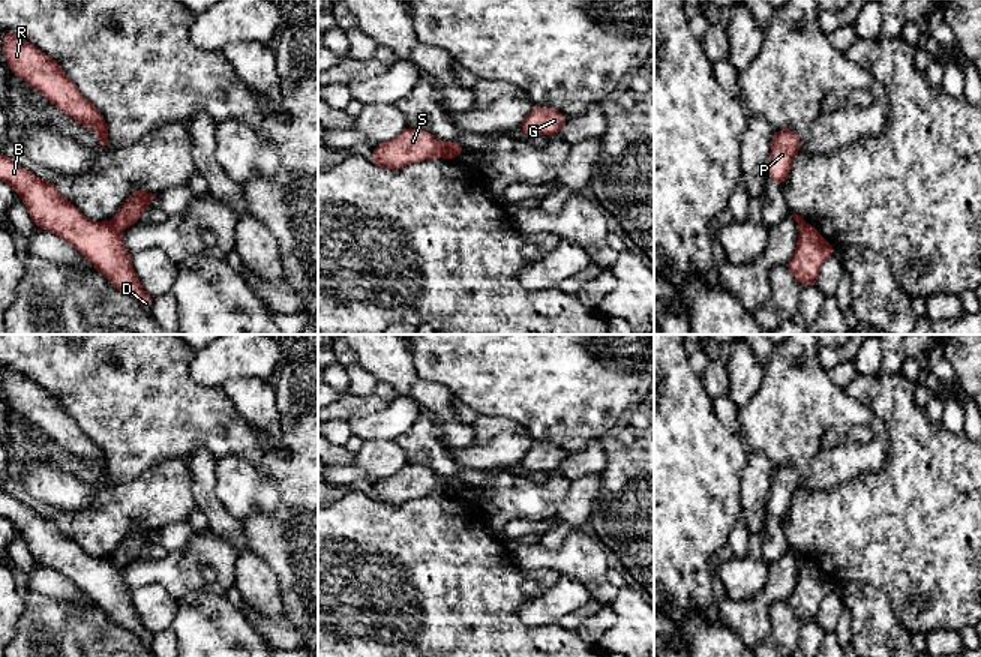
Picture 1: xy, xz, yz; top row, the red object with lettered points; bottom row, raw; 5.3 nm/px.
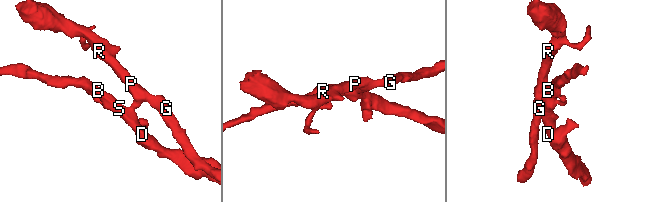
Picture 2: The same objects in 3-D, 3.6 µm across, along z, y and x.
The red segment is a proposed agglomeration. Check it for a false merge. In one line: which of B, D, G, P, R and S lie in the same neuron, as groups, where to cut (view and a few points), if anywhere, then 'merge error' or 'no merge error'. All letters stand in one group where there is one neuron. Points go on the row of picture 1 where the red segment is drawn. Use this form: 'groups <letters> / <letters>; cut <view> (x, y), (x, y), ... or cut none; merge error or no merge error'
groups B D S / G P R; cut xy (110, 222), (120, 231); merge error

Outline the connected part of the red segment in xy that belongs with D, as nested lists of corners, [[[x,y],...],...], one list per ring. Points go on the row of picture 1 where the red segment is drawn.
[[[3,153],[0,180],[21,196],[36,226],[64,238],[114,288],[136,298],[144,309],[152,309],[153,297],[140,285],[132,254],[126,250],[120,230],[108,220],[94,222],[86,218],[51,182],[40,180]]]

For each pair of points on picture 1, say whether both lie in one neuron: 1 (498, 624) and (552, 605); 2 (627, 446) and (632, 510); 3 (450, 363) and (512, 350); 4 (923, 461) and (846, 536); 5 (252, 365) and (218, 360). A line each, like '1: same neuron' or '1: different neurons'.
1: different neurons
2: same neuron
3: same neuron
4: same neuron
5: same neuron

